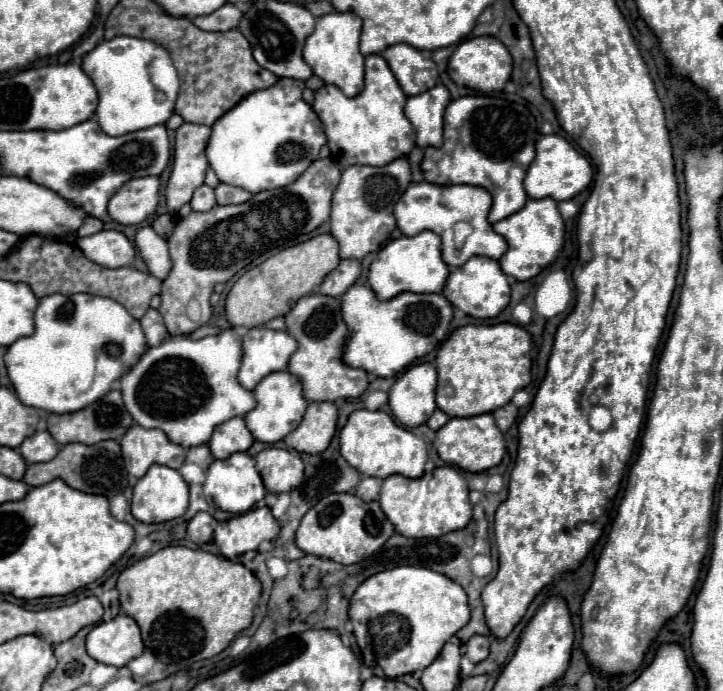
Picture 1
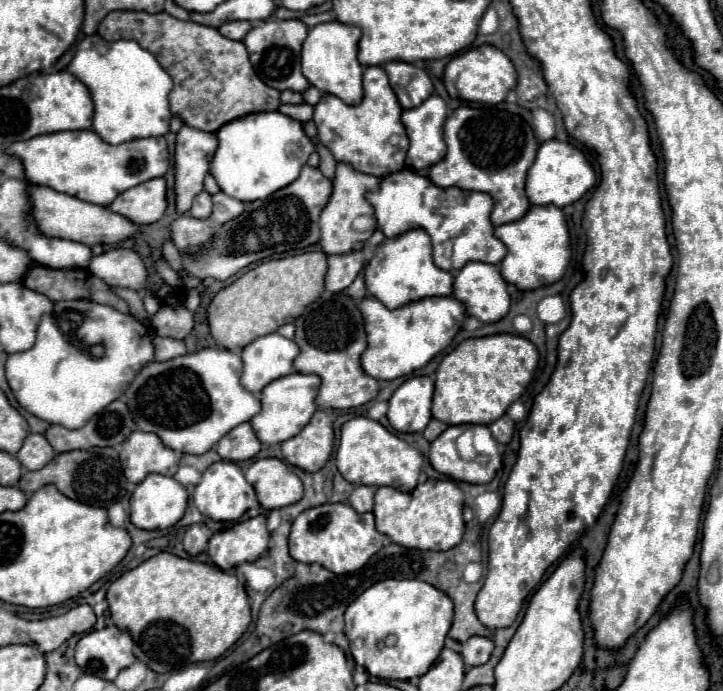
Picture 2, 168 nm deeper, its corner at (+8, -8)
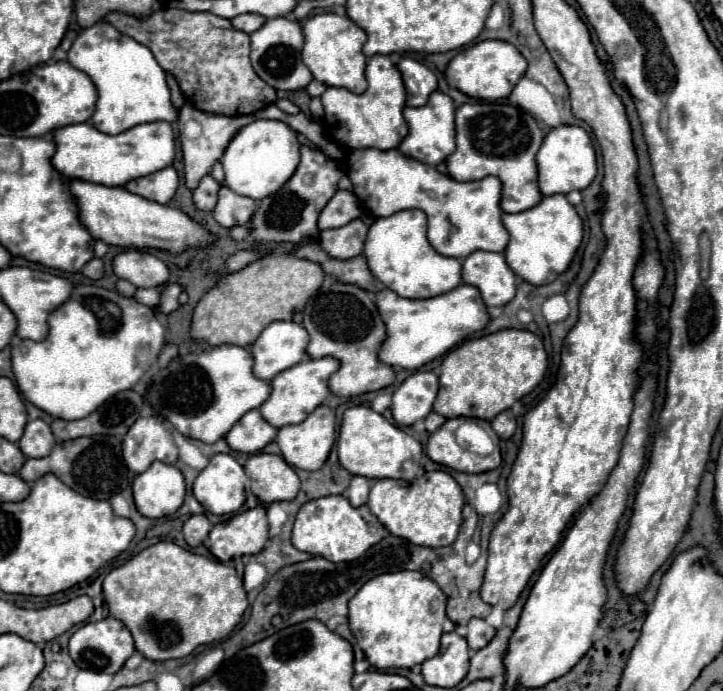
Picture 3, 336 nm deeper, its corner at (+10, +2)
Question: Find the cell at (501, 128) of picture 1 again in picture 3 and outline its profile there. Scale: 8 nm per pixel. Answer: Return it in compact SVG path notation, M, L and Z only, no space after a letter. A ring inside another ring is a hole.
M504 102L464 104L456 110L456 152L446 160L448 174L458 182L496 176L502 180L502 210L524 212L542 200L536 170L536 152L542 140L544 132L538 122L516 106Z

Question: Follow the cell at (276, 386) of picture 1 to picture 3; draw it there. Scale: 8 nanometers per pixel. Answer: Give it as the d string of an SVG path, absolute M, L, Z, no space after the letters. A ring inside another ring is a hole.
M306 358L302 362L298 362L296 366L280 372L270 384L272 384L272 394L270 398L260 406L260 412L264 416L266 422L270 422L276 428L288 426L288 424L300 424L302 420L306 420L306 416L318 408L324 398L330 394L328 388L328 378L340 368L340 362L336 358Z

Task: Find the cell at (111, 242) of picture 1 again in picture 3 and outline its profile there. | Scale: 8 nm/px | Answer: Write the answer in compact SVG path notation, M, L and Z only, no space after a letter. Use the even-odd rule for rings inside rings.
M126 250L114 258L114 274L132 282L136 288L160 288L166 284L168 266L144 250Z

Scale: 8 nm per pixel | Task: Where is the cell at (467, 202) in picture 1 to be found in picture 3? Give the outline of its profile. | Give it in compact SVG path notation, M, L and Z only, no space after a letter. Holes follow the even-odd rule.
M378 148L352 150L346 164L354 194L372 216L392 216L412 208L424 210L428 216L428 240L438 254L464 260L476 250L504 252L510 234L502 224L502 182L496 176L486 176L476 182L458 182L438 172L434 166L404 156L400 150Z

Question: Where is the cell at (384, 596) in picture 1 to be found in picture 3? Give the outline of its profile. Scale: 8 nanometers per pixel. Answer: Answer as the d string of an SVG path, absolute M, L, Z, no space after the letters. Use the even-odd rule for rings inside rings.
M388 572L380 574L372 580L368 580L356 596L348 604L348 620L350 620L350 630L356 636L357 643L366 658L370 660L372 666L378 670L388 670L388 668L414 668L416 664L422 664L430 656L438 654L440 648L440 636L442 636L442 622L446 618L446 594L438 588L434 580L420 572Z

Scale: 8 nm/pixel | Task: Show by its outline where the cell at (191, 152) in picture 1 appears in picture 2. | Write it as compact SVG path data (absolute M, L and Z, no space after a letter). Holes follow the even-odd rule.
M182 126L176 134L174 148L174 194L178 214L186 214L198 192L202 192L204 176L212 154L218 146L214 134L204 134L202 130L192 130Z

